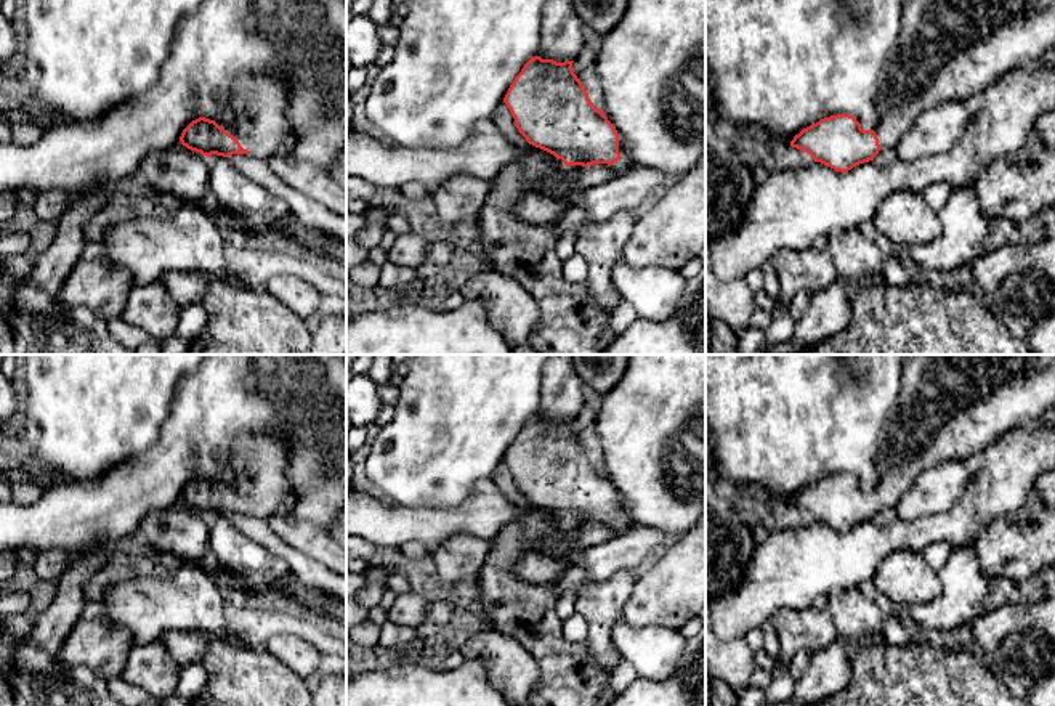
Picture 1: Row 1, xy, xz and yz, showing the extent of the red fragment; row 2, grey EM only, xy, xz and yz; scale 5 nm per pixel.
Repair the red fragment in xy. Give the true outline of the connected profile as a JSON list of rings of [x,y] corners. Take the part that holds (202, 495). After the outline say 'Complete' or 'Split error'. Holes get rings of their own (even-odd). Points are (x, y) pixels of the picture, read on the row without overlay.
[[[242,436],[234,444],[229,465],[234,473],[231,485],[196,477],[183,489],[181,504],[207,517],[252,513],[269,518],[287,501],[287,449],[273,436]]]. Split error

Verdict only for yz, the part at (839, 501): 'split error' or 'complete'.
split error

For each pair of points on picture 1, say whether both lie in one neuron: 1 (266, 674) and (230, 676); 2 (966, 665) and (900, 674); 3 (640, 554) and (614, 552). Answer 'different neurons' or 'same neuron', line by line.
1: same neuron
2: same neuron
3: same neuron

